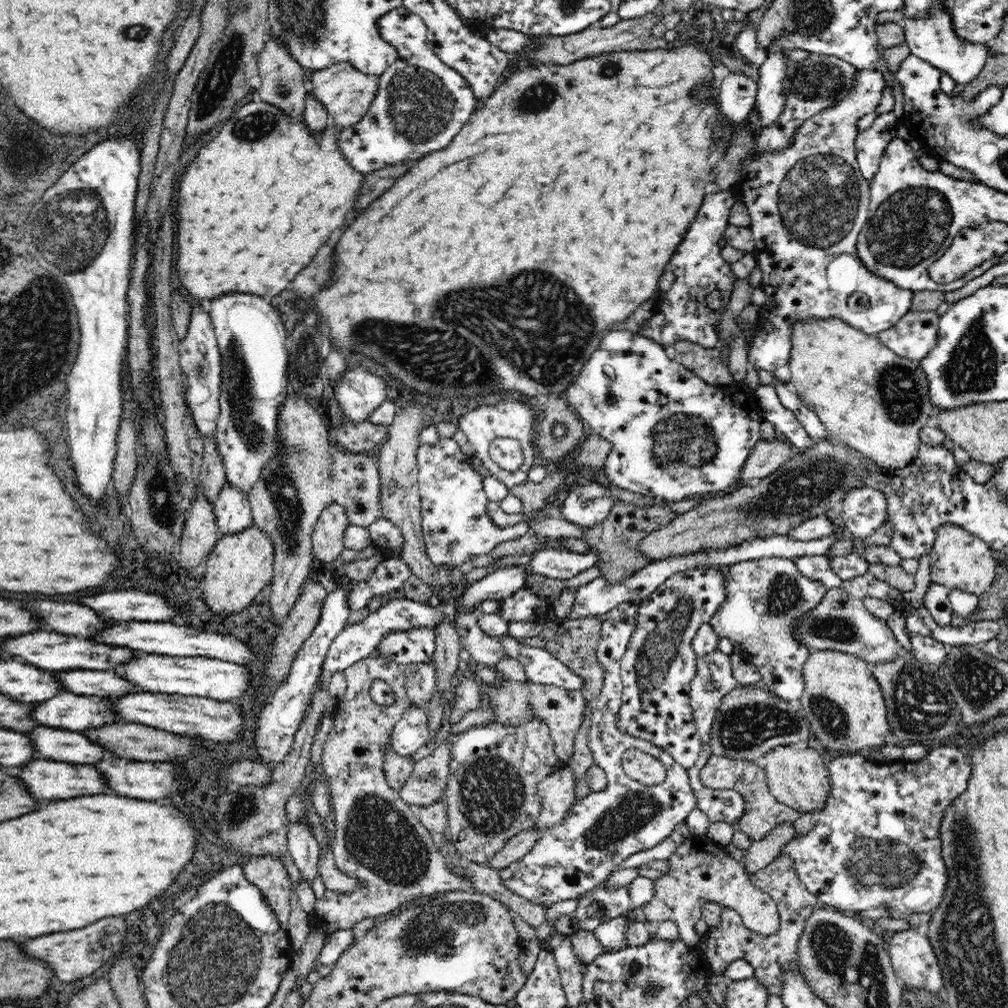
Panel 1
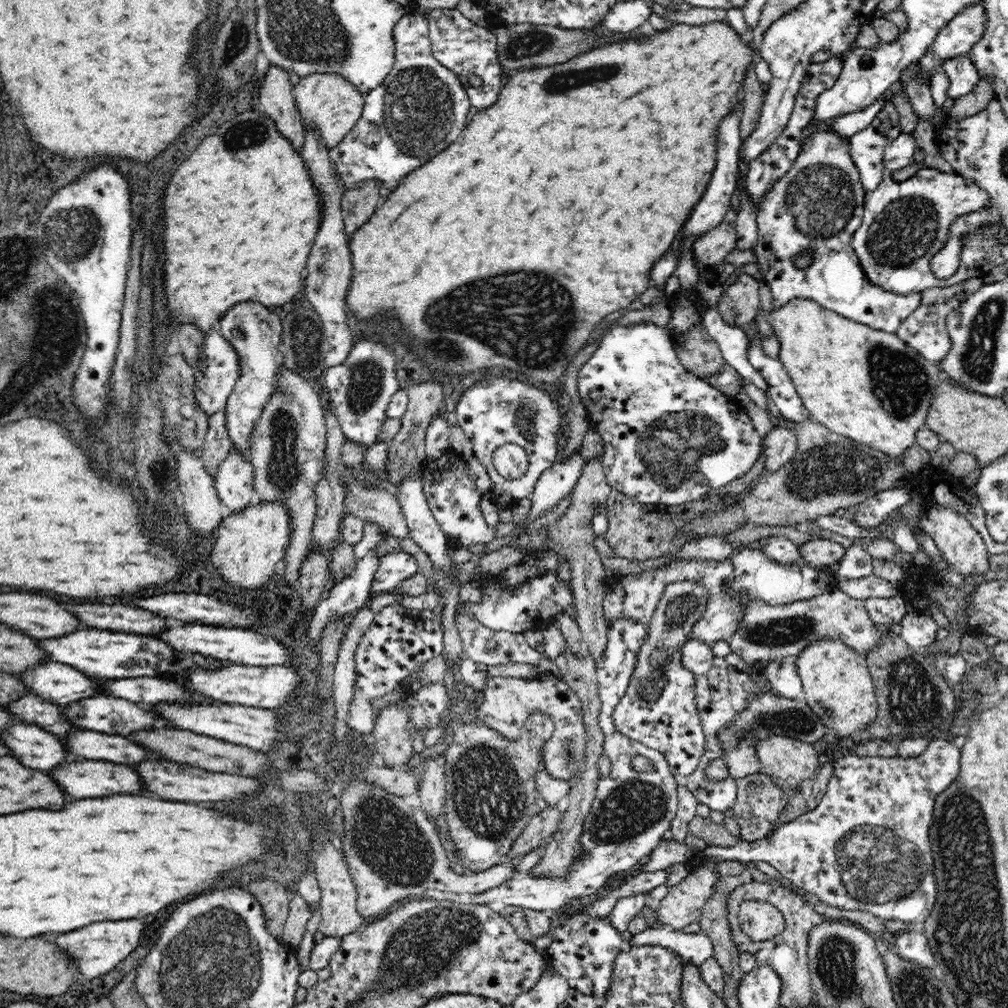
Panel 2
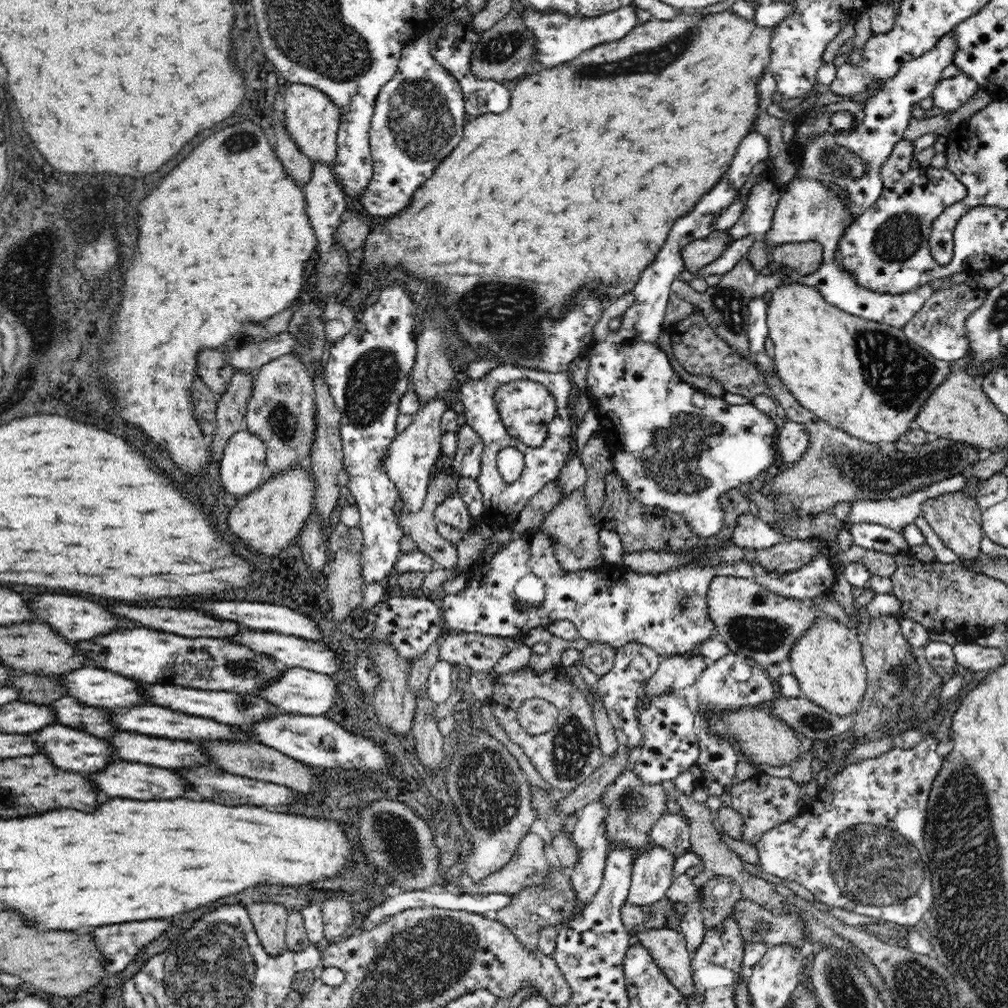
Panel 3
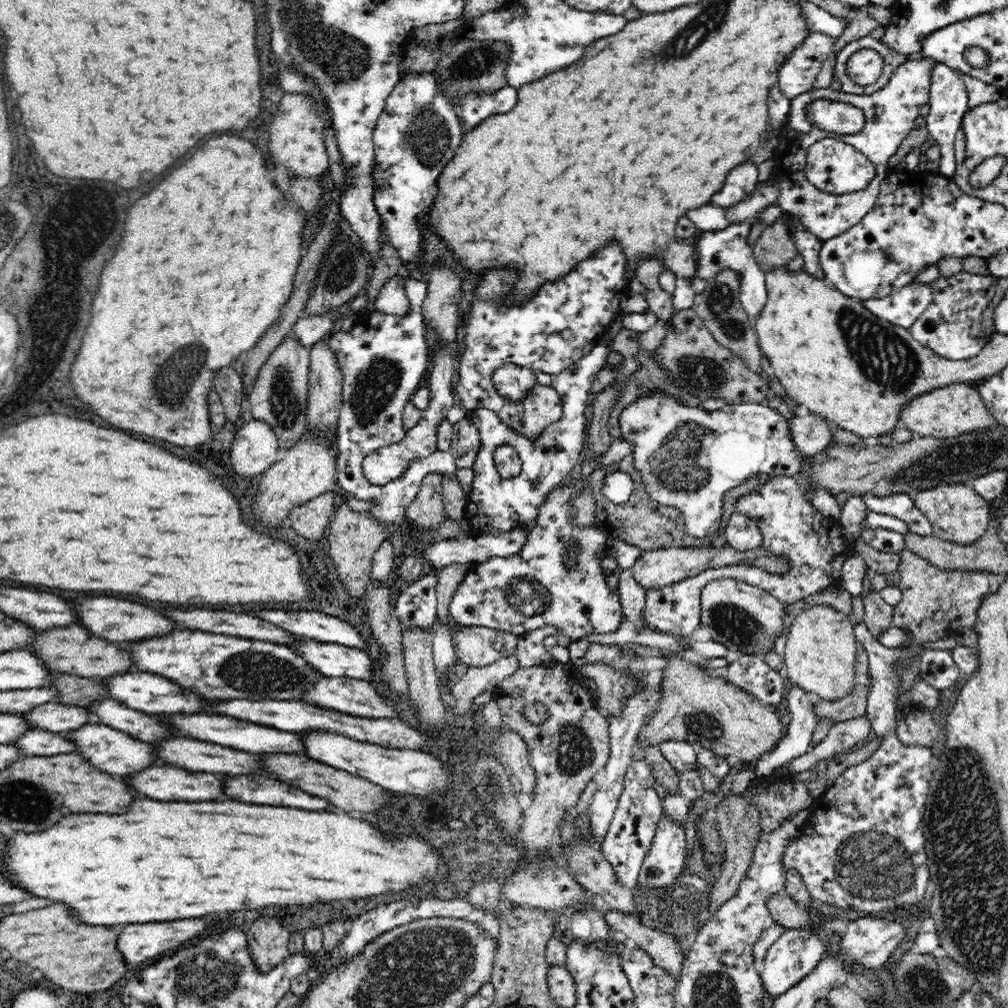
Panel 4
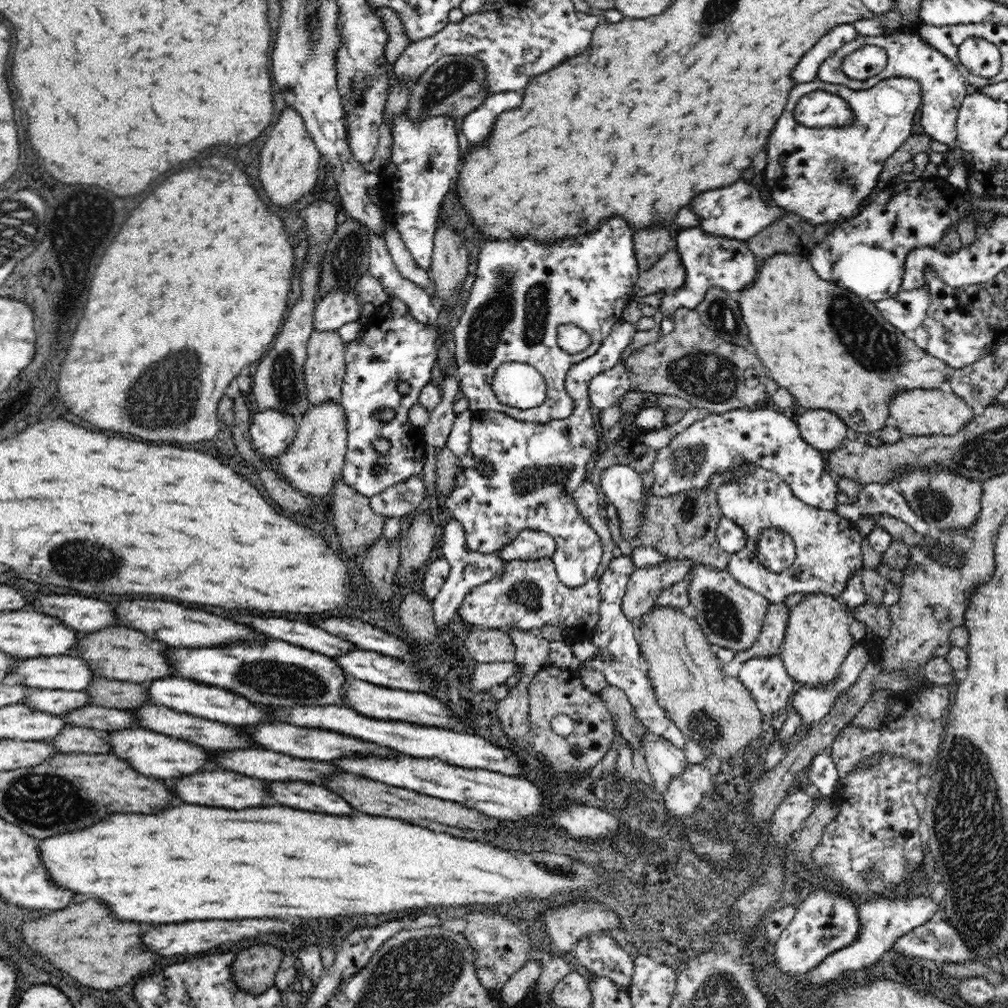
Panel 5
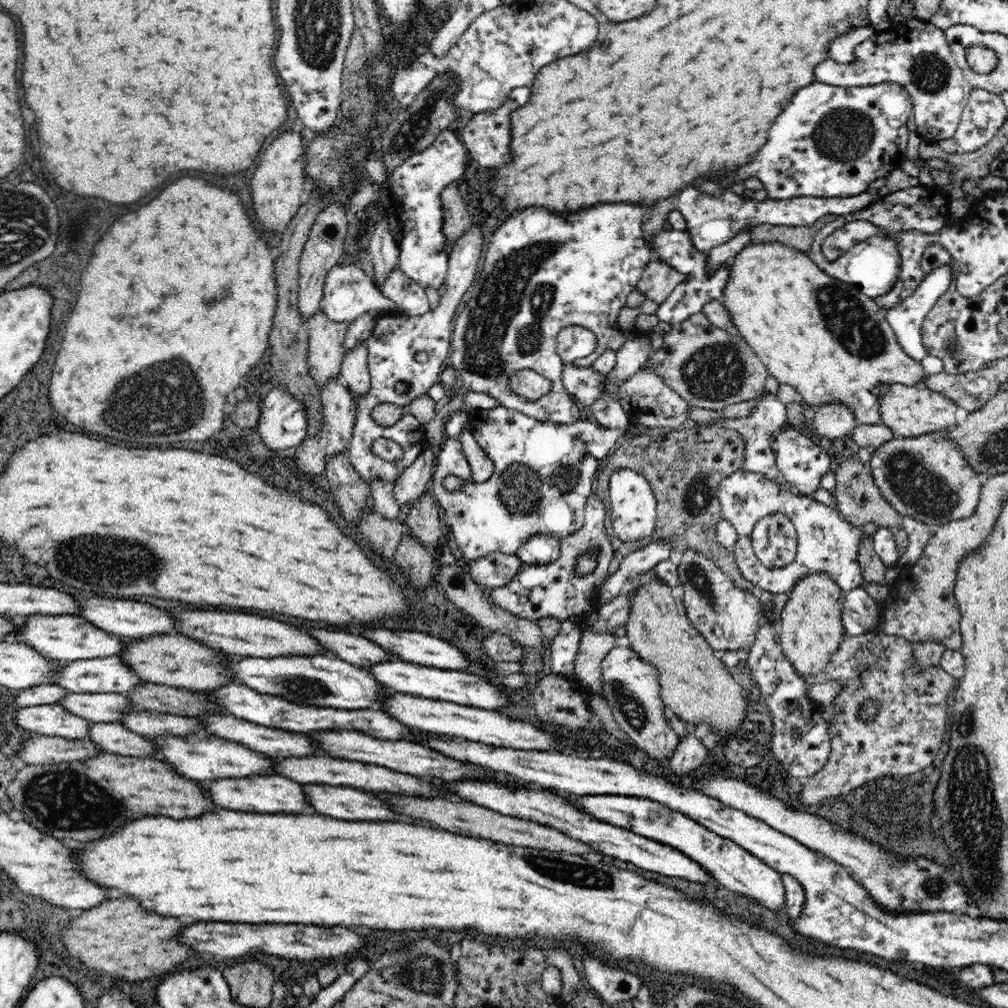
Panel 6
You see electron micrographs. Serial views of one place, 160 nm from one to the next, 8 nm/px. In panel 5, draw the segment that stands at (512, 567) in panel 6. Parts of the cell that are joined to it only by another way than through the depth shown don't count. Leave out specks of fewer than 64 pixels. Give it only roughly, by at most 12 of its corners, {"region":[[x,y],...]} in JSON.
{"region":[[444,526],[445,560],[451,569],[432,600],[442,630],[464,596],[498,578],[504,562],[496,553],[466,546],[463,526]]}

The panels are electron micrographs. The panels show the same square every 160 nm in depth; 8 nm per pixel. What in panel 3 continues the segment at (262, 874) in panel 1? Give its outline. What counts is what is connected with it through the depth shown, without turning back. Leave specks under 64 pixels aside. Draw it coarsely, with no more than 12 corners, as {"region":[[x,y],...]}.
{"region":[[252,904],[250,920],[268,954],[282,954],[288,912]]}

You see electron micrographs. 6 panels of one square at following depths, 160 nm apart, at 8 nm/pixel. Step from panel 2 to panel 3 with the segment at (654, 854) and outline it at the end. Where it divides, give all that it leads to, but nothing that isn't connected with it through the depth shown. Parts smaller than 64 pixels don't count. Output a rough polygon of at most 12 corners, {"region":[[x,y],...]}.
{"region":[[667,812],[654,824],[652,844],[678,858],[691,850],[689,824]]}

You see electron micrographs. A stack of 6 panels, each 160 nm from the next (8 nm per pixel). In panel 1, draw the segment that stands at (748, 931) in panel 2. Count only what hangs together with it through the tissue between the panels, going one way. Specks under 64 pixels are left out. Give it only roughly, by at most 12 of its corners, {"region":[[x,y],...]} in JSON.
{"region":[[689,836],[644,906],[689,946],[702,905],[734,910],[762,936],[778,905],[723,845]]}

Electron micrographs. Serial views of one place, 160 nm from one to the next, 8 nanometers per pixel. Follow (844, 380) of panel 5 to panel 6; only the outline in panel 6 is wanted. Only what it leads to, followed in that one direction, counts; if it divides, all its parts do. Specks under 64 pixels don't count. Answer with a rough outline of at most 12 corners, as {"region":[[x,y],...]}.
{"region":[[751,242],[721,300],[780,384],[878,425],[921,386],[874,299]]}

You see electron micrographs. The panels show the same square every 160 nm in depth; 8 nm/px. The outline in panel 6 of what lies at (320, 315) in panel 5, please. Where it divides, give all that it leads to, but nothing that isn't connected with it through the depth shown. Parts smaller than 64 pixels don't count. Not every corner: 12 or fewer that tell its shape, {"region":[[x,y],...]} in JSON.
{"region":[[358,264],[334,265],[321,310],[351,323],[370,311],[404,314]]}

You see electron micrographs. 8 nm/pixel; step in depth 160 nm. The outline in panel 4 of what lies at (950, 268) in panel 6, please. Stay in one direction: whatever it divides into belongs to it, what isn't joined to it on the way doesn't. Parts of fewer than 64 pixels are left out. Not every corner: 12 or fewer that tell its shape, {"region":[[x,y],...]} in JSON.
{"region":[[912,283],[863,306],[909,329],[933,302],[931,284]]}

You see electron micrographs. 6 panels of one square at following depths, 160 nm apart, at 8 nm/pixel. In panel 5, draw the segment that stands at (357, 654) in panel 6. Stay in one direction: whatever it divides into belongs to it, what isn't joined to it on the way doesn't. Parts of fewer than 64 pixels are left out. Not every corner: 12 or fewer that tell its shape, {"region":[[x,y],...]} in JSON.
{"region":[[234,616],[254,630],[340,658],[356,645],[286,618]]}

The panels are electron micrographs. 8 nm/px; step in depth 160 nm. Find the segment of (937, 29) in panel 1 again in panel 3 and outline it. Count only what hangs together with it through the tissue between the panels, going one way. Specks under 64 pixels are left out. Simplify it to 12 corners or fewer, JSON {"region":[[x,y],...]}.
{"region":[[964,72],[941,78],[933,106],[954,115],[980,86]]}

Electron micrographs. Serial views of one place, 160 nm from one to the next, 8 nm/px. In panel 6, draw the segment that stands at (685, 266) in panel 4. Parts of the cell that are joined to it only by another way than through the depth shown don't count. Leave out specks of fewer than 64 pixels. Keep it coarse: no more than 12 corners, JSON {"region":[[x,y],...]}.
{"region":[[653,259],[636,289],[660,305],[684,276]]}

